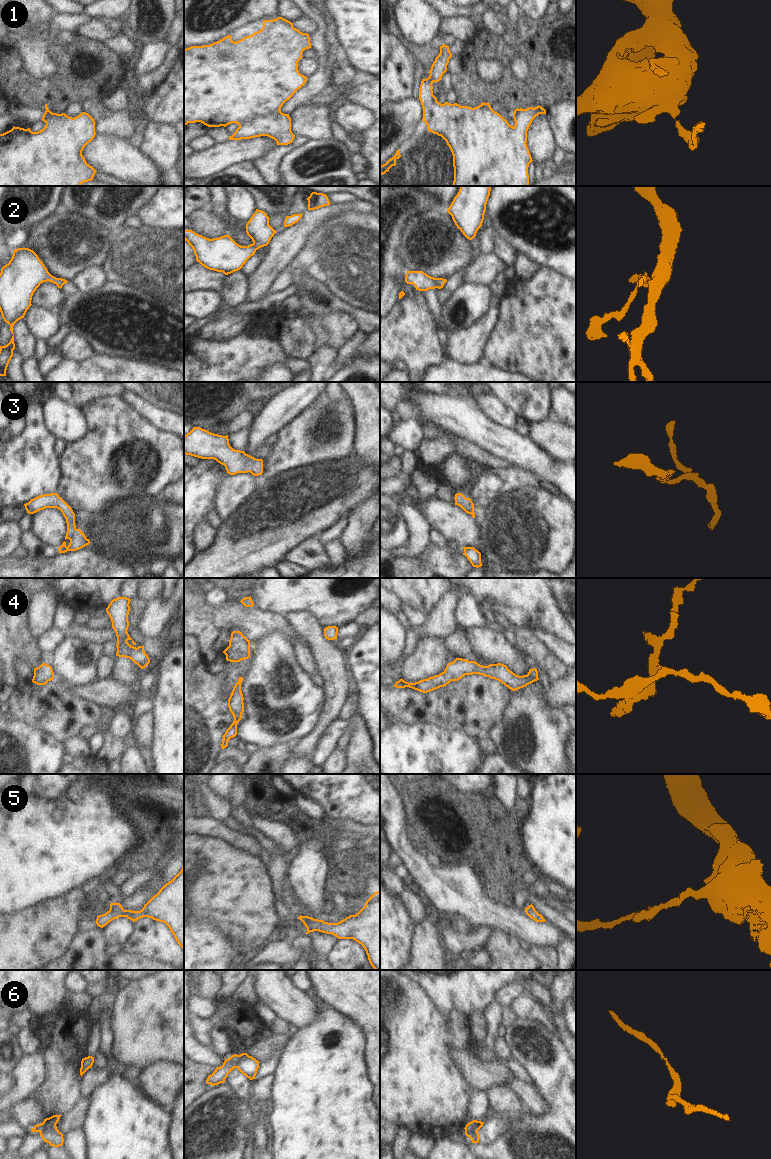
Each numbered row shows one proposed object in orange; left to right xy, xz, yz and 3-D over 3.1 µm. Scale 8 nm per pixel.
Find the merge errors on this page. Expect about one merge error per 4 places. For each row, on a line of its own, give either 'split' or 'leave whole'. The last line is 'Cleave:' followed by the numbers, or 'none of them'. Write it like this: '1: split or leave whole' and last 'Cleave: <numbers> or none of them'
1: leave whole
2: leave whole
3: leave whole
4: leave whole
5: leave whole
6: split
Cleave: 6

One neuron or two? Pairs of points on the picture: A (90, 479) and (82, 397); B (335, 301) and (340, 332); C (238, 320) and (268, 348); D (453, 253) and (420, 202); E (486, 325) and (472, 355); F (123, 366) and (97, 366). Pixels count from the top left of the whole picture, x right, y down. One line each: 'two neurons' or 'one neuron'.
A: two neurons
B: two neurons
C: two neurons
D: two neurons
E: one neuron
F: one neuron

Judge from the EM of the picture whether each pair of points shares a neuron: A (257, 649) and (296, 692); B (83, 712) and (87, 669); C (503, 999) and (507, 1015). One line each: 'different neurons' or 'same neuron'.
A: same neuron
B: different neurons
C: different neurons

